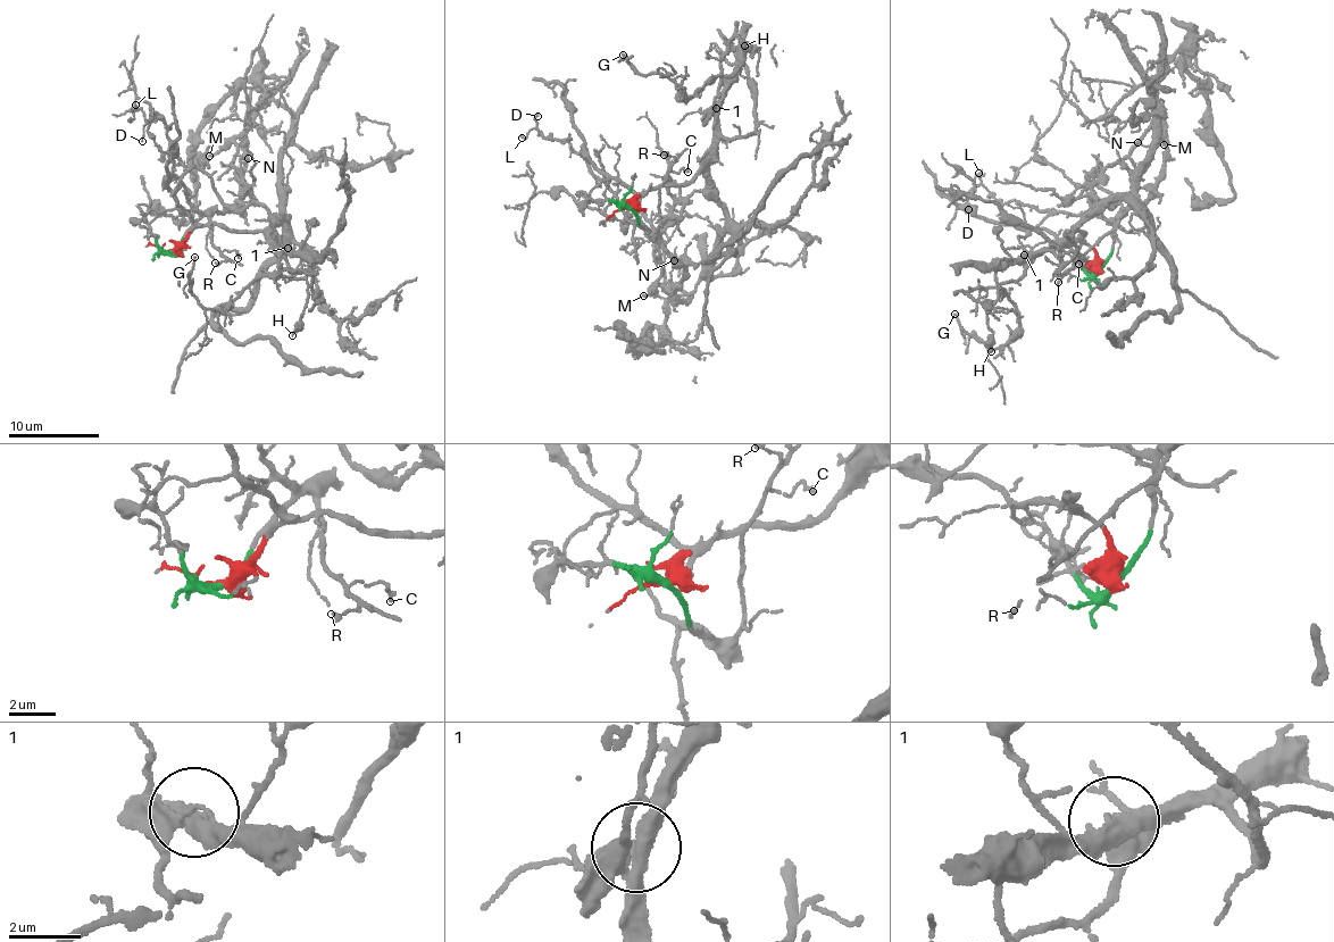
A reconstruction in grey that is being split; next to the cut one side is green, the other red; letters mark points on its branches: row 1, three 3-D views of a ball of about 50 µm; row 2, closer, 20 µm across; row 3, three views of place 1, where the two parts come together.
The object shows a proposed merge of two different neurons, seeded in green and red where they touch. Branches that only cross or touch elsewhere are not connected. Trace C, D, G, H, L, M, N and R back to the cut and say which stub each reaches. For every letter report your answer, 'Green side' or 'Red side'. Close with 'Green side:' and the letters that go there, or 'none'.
C: Green side
D: Green side
G: Red side
H: Red side
L: Green side
M: Green side
N: Green side
R: Green side
Green side: C, D, L, M, N, R

